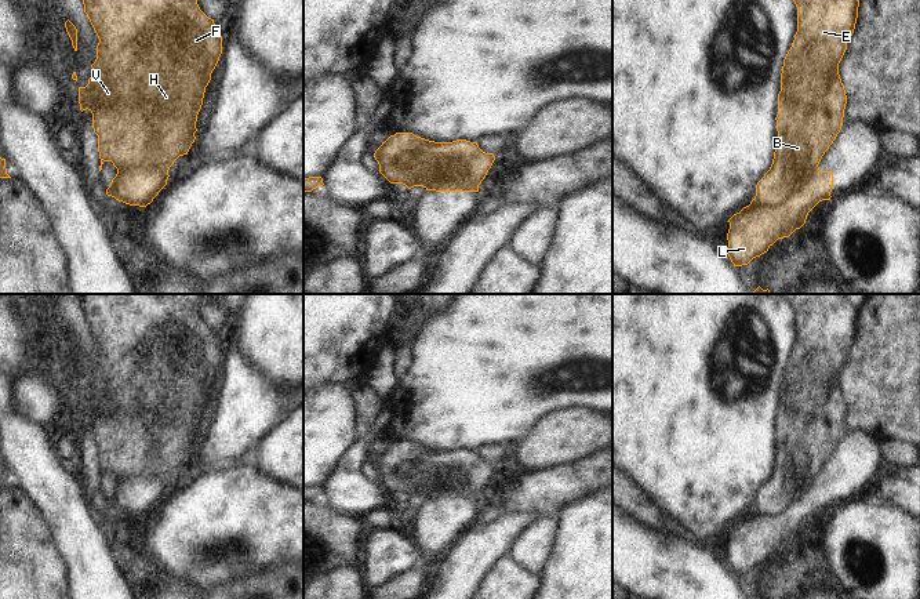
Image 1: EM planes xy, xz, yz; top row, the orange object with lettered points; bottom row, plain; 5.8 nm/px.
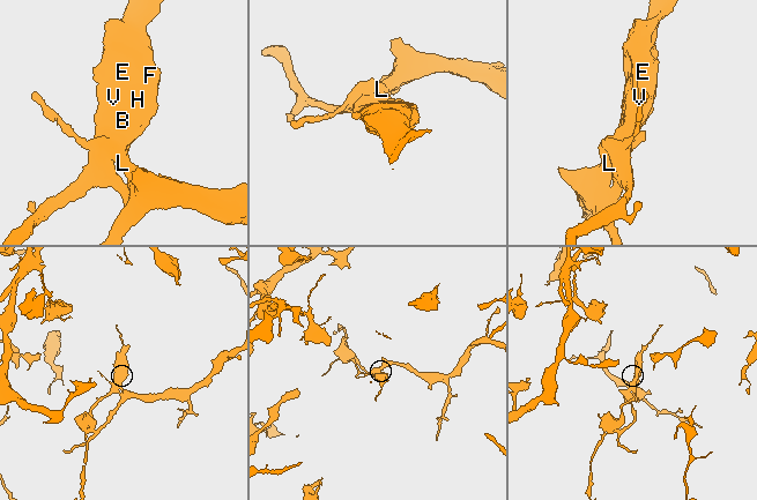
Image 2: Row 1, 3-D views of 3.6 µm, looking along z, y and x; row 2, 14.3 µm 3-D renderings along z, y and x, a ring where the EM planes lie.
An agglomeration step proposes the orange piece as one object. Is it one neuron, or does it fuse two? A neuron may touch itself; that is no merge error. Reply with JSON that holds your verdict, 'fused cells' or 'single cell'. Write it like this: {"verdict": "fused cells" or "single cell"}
{"verdict": "fused cells"}

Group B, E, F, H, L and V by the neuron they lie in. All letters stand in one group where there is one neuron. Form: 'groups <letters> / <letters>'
groups B E F H V / L

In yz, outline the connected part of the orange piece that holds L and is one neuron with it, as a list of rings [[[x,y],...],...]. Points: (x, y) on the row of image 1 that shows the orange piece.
[[[814,168],[808,181],[782,204],[763,206],[752,200],[734,214],[728,222],[727,254],[734,266],[748,265],[753,258],[767,253],[778,240],[800,229],[808,213],[822,200],[830,200],[833,173]]]

